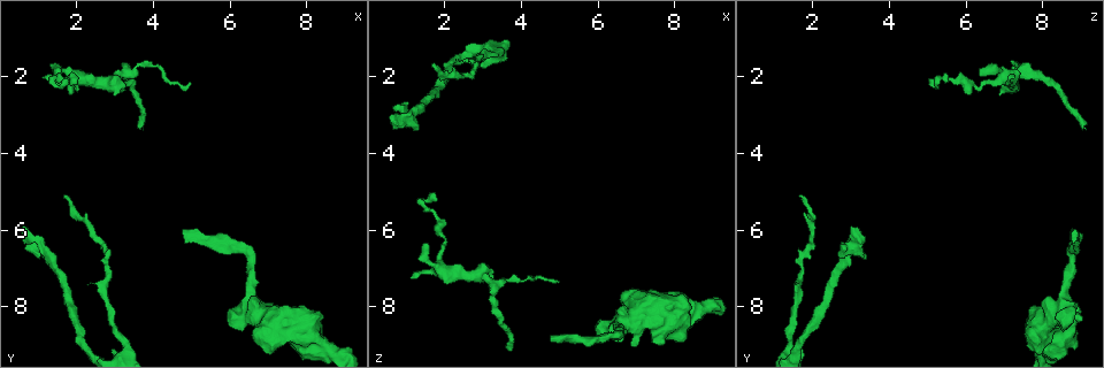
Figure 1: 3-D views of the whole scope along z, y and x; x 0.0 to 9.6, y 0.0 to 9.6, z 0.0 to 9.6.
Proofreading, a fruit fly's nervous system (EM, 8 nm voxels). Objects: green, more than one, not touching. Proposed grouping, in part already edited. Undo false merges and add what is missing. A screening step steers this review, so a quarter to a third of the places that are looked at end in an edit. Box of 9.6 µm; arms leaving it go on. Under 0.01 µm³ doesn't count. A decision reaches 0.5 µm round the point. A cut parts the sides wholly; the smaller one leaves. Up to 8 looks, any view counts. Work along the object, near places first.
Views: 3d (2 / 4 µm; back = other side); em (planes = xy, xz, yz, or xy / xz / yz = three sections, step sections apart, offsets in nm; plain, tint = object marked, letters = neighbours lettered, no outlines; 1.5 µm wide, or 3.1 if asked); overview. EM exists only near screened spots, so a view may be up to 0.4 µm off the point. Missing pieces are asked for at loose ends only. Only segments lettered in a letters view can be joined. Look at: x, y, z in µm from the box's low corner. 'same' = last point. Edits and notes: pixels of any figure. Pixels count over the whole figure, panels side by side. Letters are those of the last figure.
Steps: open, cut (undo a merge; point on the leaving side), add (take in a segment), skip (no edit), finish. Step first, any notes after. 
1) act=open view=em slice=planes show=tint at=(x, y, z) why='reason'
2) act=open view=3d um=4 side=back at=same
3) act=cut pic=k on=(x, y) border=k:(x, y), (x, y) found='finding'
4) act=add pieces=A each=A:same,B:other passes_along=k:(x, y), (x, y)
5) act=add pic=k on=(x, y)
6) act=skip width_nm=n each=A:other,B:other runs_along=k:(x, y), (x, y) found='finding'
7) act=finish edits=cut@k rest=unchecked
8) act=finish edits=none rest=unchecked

act=open view=3d um=2 side=back at=(1.75, 5.15, 1.65) why='free end'

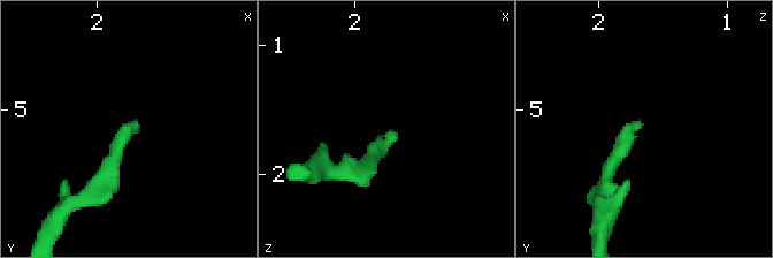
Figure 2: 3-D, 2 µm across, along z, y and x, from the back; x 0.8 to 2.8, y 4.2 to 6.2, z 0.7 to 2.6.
act=open view=em slice=planes show=letters at=(1.70, 5.12, 1.66)

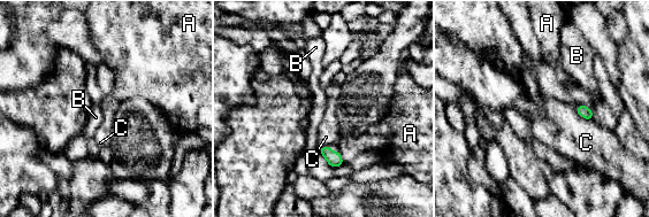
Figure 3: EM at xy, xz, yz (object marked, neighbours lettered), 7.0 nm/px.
act=skip width_nm=90 longest_contact=C:160nm each=A:other,B:other,C:other found='no lettered segment goes on from it'

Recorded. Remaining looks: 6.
act=open view=em slice=planes show=tint at=(3.75, 3.40, 9.10) why='thin end'

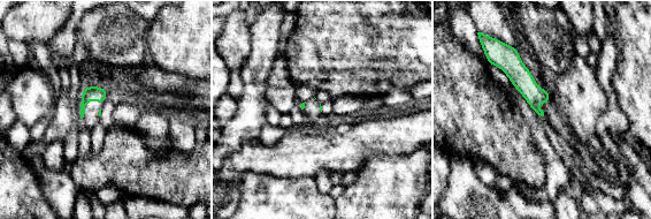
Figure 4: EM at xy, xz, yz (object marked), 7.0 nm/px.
act=open view=em slice=planes show=letters at=same why='what lies round it'

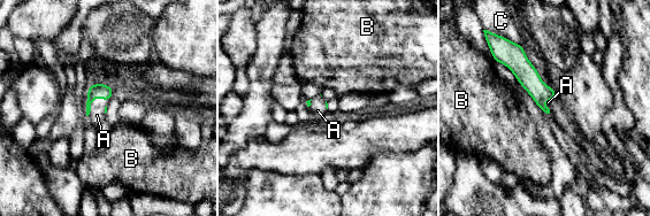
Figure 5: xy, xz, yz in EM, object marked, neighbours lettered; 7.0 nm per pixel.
act=add pieces=A each=A:same,B:other,C:other passes_along=5:(105, 92), (92, 101), (97, 115) found='it goes on there'

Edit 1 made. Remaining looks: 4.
act=open view=overview why='see it whole again'

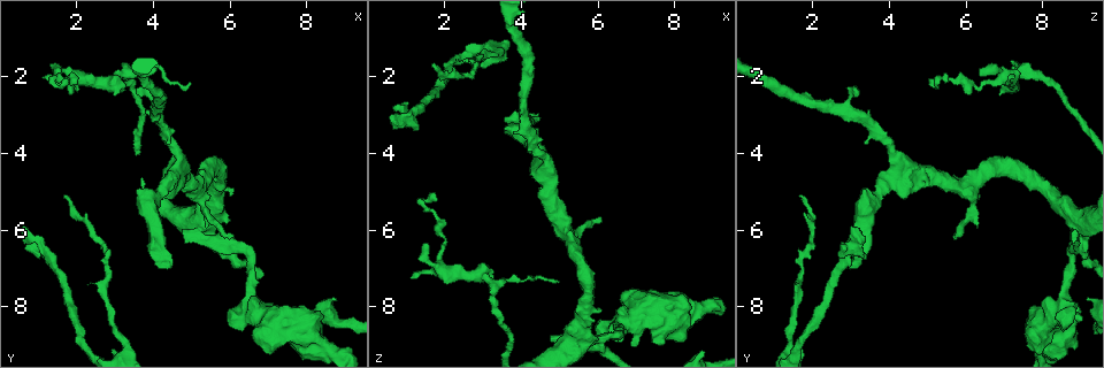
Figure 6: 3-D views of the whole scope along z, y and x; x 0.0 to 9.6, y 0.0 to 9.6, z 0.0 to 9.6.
act=open view=3d um=2 side=back at=(1.80, 2.05, 5.25) why='tapers out'

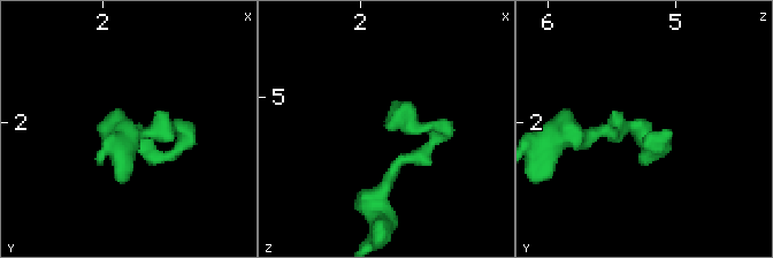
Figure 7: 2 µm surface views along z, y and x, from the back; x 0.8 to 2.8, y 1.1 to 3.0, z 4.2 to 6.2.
act=open view=em slice=planes show=letters at=(1.82, 2.08, 5.22) why='now the EM'

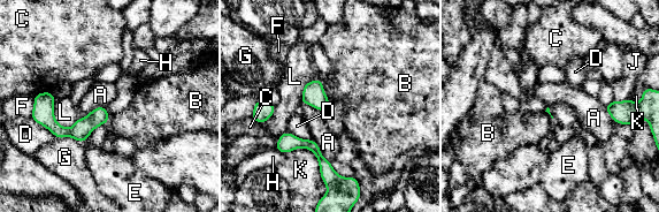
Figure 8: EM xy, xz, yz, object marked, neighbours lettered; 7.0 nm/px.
act=skip each=A:other,B:other,C:other,D:other,E:other,F:other,G:other,H:other,J:other,K:other,L:other found='no lettered segment goes on from it'

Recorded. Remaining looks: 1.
act=finish edits=add@5 rest=unchecked

